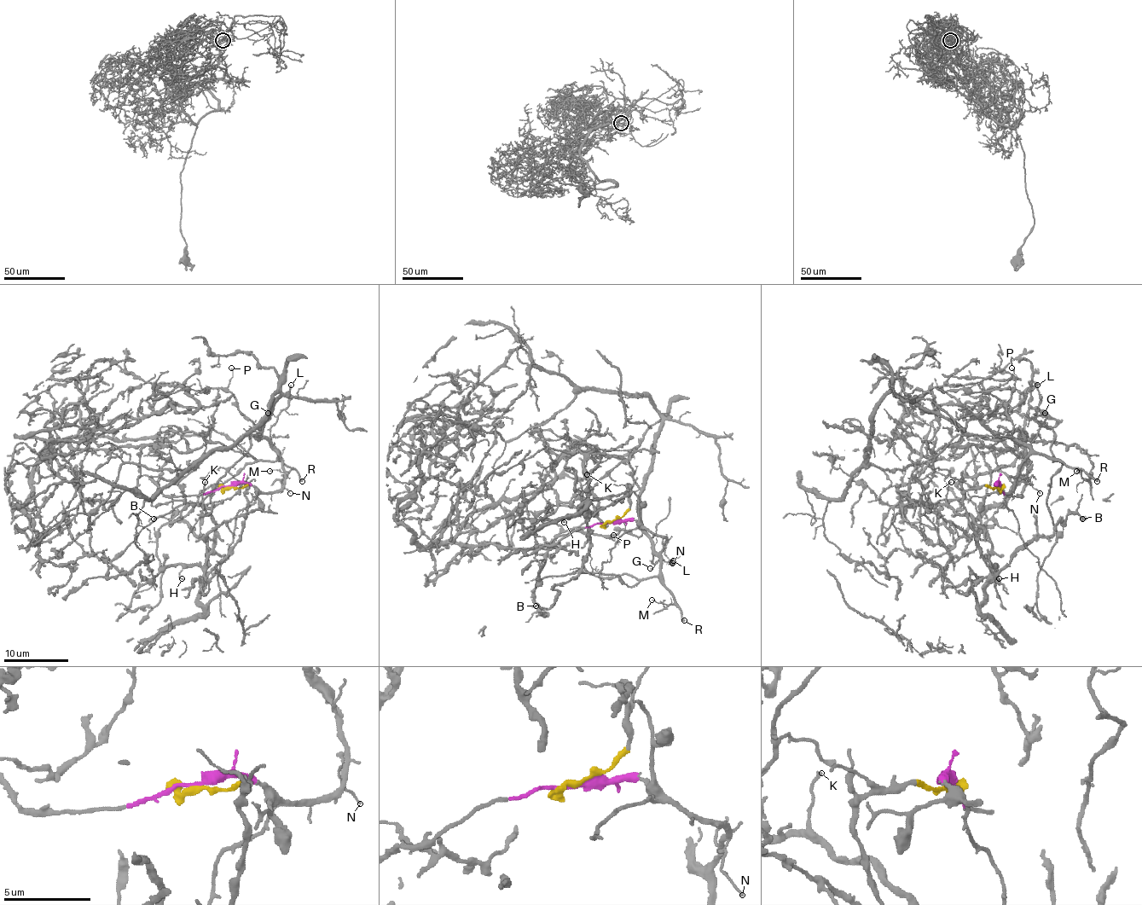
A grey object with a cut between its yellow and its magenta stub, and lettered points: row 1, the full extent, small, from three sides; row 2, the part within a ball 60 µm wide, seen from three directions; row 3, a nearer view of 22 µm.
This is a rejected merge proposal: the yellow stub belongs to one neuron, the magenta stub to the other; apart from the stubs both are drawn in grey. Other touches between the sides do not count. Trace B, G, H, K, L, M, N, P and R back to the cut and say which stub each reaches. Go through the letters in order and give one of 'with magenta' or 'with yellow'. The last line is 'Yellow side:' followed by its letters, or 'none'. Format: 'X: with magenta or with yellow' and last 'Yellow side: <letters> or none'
B: with yellow
G: with magenta
H: with yellow
K: with yellow
L: with magenta
M: with magenta
N: with magenta
P: with magenta
R: with magenta
Yellow side: B, H, K

